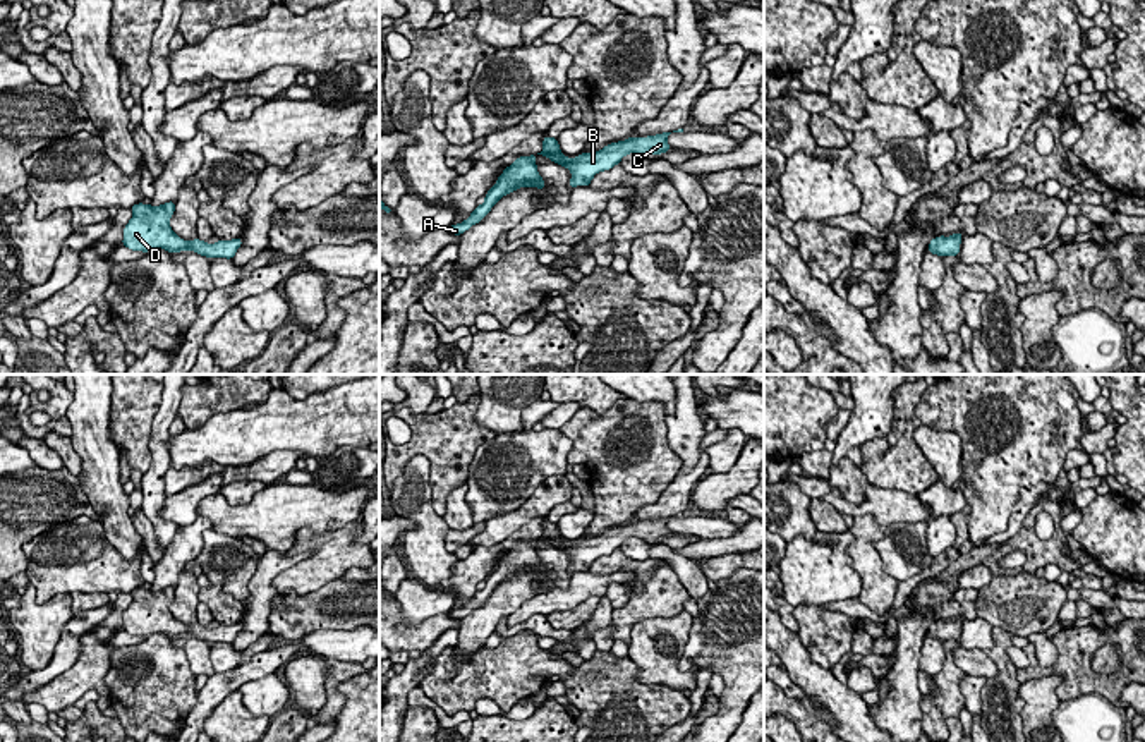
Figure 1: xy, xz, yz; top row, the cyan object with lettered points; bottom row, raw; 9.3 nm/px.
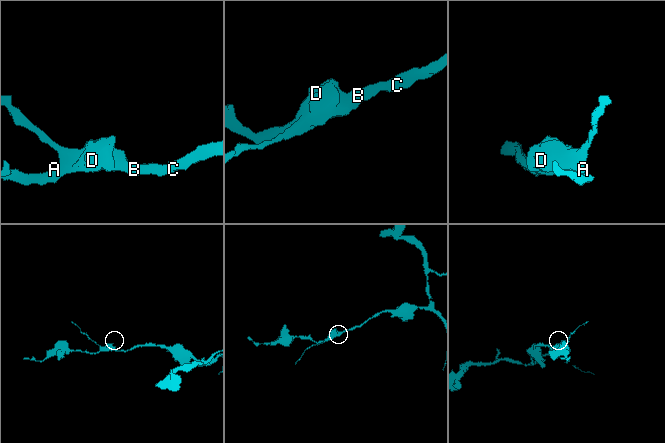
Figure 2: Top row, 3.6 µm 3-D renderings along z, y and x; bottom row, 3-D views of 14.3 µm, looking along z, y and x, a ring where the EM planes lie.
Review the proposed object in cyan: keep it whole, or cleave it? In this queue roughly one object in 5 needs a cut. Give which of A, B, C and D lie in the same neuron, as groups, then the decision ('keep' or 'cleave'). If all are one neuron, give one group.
groups A B C D; keep

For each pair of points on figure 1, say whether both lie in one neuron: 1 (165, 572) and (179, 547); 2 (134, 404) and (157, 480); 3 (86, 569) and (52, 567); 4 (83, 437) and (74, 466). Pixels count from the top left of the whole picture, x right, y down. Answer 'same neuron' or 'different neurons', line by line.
1: same neuron
2: different neurons
3: same neuron
4: different neurons

